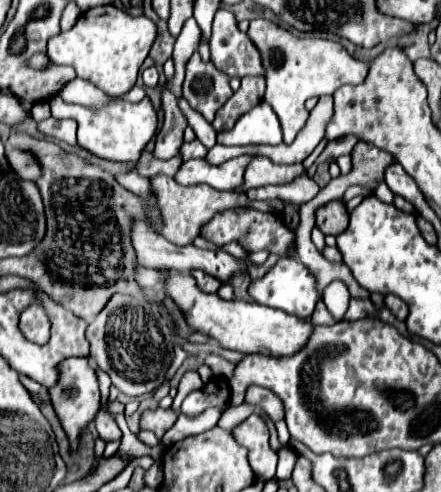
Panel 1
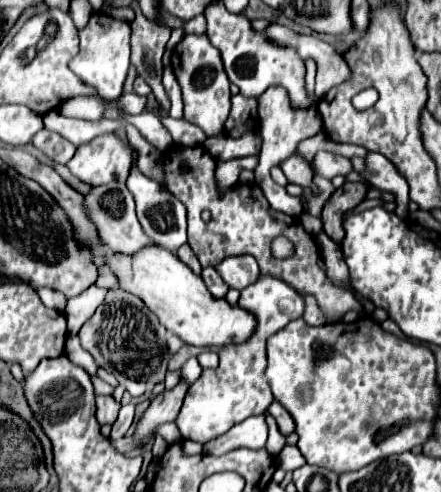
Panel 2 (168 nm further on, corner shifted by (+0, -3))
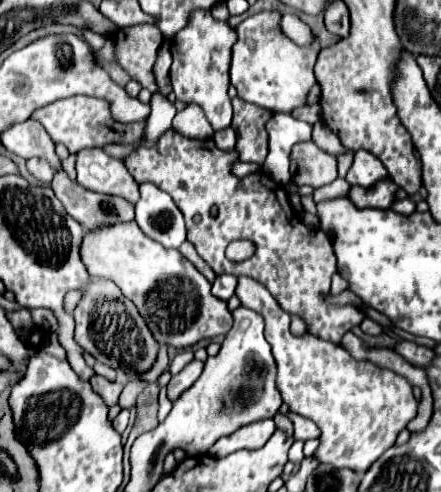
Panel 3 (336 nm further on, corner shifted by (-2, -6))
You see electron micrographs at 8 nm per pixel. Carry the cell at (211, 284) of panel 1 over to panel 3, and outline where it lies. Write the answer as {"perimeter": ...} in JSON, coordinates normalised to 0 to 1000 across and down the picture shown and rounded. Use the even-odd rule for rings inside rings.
{"perimeter":[[[503,557],[503,561],[490,561],[485,577],[481,577],[481,598],[499,610],[517,610],[531,589],[535,589],[535,573],[540,565],[535,561],[522,561],[522,557]]]}

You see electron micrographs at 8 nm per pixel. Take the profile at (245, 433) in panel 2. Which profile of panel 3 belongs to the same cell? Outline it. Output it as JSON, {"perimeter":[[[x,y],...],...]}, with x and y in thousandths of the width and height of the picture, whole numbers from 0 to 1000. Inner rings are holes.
{"perimeter":[[[590,854],[590,858],[571,858],[562,862],[558,870],[544,870],[540,878],[522,882],[522,886],[508,886],[499,890],[481,911],[476,911],[476,927],[490,927],[490,931],[503,931],[503,927],[517,927],[535,915],[580,915],[580,911],[594,911],[608,890],[621,882],[621,858],[617,854]]]}

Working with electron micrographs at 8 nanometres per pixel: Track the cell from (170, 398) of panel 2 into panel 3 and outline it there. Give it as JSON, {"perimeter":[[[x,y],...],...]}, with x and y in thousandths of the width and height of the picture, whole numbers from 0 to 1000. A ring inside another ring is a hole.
{"perimeter":[[[435,732],[408,760],[390,764],[390,772],[385,772],[385,780],[381,780],[381,809],[385,809],[390,817],[404,813],[408,801],[449,772],[449,764],[458,760],[458,744],[463,744],[458,736]]]}

